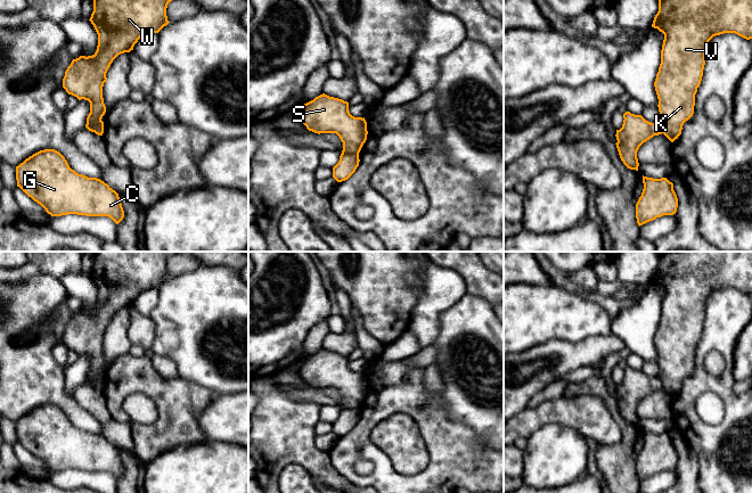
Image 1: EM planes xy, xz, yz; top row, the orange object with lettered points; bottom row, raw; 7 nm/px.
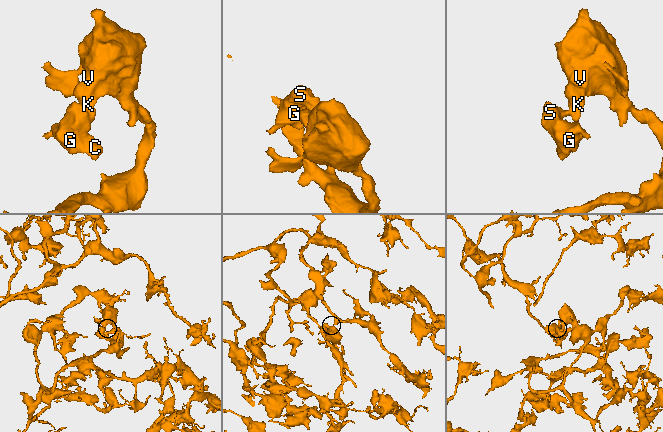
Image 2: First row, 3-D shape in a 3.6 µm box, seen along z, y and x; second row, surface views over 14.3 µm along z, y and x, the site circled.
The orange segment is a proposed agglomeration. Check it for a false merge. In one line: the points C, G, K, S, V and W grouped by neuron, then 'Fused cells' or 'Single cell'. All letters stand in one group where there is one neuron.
Groups: C G S / K V W. Fused cells

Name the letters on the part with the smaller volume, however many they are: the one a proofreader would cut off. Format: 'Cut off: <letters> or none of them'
Cut off: C, G, S

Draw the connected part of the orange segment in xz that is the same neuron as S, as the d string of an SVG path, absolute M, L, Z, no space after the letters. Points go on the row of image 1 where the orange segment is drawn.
M325 93L303 105L301 122L314 133L336 133L343 142L342 153L358 154L367 140L367 122L365 117L354 117L349 112L349 102Z

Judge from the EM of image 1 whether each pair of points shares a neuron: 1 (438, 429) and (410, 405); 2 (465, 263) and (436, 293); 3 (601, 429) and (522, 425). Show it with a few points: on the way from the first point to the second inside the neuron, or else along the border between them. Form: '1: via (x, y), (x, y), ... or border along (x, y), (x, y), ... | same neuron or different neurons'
1: via (431, 422), (417, 409) | same neuron
2: border along (434, 263), (454, 269), (464, 280), (467, 292) | different neurons
3: via (581, 416), (541, 416) | same neuron

